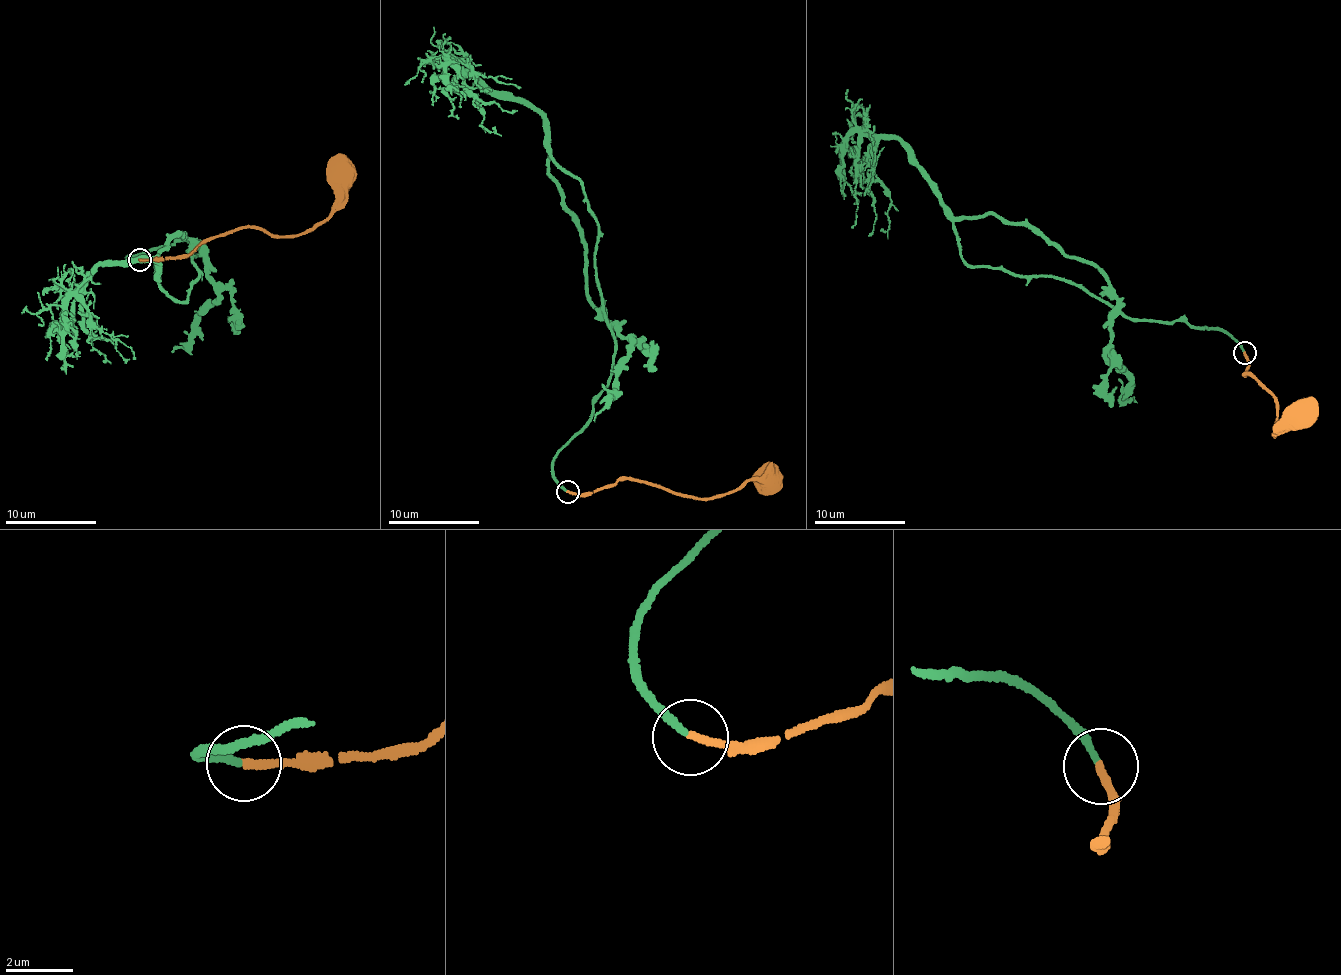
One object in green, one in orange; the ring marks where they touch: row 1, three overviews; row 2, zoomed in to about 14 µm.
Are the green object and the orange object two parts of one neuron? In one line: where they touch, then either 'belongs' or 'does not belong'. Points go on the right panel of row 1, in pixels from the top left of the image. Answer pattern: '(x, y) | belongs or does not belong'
(1245, 353) | belongs

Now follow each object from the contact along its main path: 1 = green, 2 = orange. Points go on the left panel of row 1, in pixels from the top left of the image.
1: (138, 259), (200, 243), (173, 237), (158, 278), (145, 261), (93, 272), (82, 320), (111, 363)
2: (140, 259), (181, 258), (243, 227), (257, 227), (275, 237), (303, 235), (326, 218), (347, 185), (344, 175)

